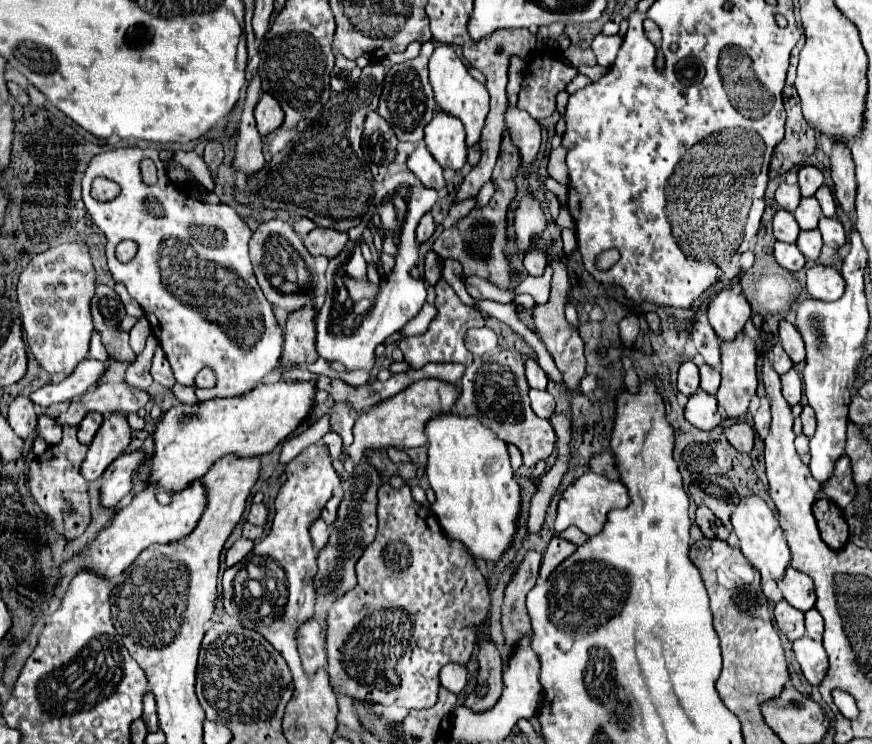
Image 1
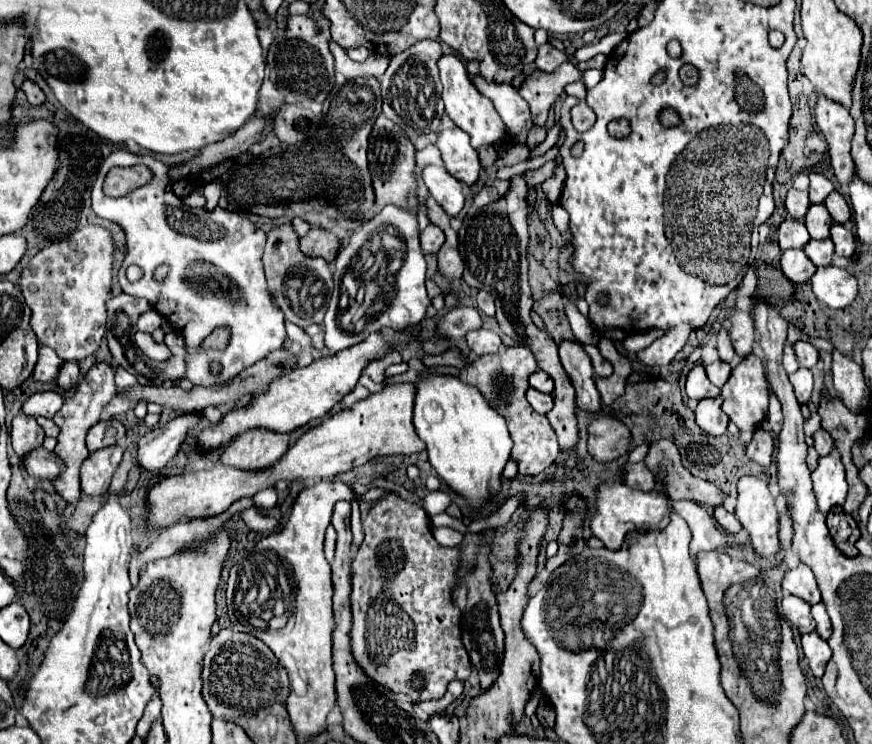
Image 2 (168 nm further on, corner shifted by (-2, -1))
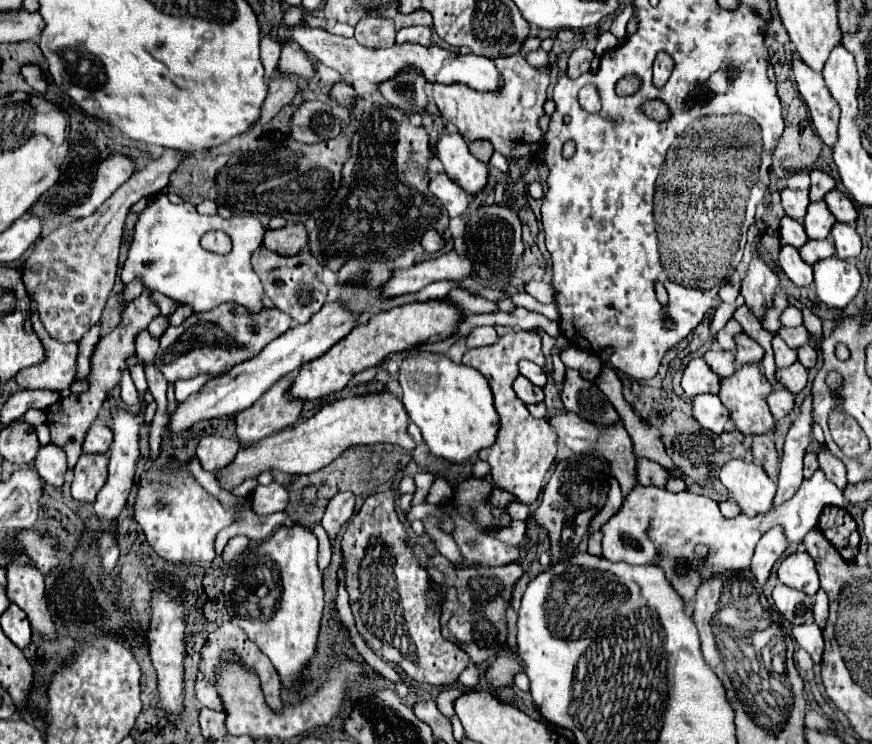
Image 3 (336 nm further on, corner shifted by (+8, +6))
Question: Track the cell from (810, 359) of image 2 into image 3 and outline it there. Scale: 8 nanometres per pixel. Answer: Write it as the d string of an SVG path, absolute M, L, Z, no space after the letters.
M811 344L801 346L801 348L797 350L797 354L799 354L799 362L801 362L807 370L815 366L815 362L817 362L817 350L815 350Z

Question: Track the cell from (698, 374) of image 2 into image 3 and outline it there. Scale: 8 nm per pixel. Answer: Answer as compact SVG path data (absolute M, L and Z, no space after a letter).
M695 358L689 362L689 366L683 372L681 386L685 394L693 400L697 394L717 394L721 388L721 378L709 370L707 362L703 358Z

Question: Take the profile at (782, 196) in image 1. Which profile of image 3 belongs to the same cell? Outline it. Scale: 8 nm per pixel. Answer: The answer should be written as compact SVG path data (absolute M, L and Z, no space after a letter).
M785 188L781 192L781 200L783 200L783 208L785 208L787 216L791 216L799 222L805 218L807 206L811 204L807 190L789 190L789 188Z

